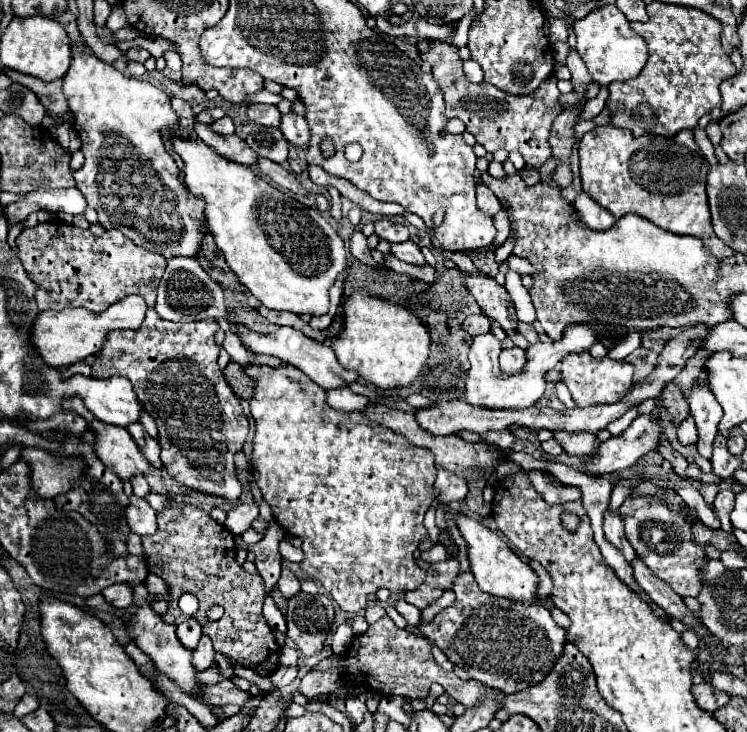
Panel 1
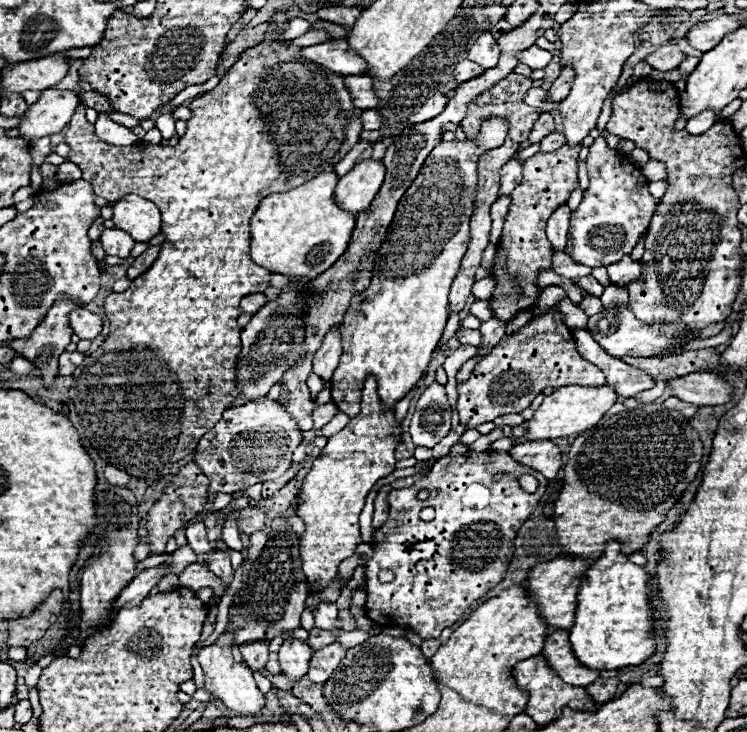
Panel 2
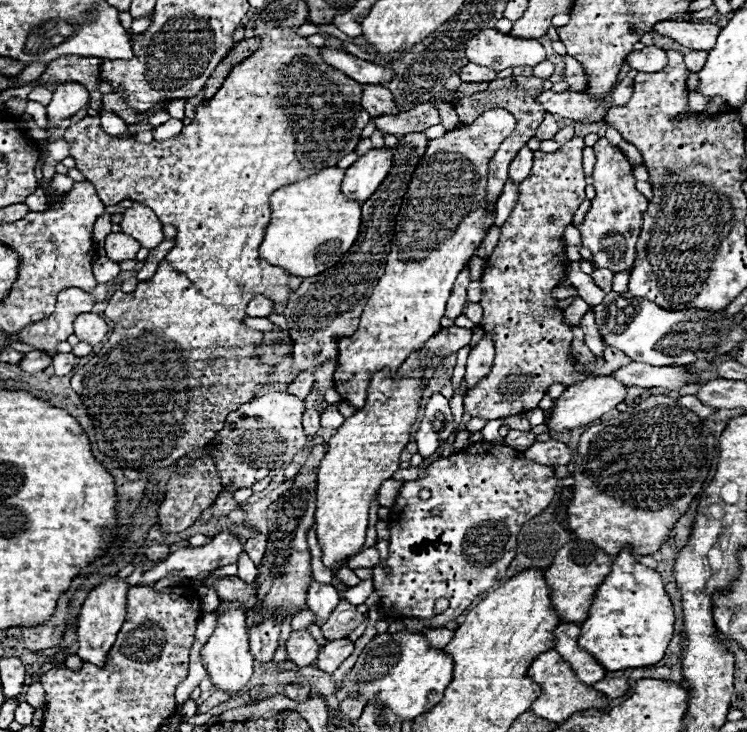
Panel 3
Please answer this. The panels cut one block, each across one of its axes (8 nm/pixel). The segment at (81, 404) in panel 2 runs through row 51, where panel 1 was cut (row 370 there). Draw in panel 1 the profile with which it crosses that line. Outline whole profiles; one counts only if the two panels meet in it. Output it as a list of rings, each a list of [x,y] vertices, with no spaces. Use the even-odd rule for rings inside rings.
[[[246,364],[244,368],[246,368],[248,376],[252,376],[256,380],[256,390],[254,390],[254,396],[250,398],[250,414],[252,414],[254,422],[256,422],[254,452],[252,452],[252,462],[254,462],[254,468],[256,468],[256,482],[258,482],[260,490],[262,490],[264,500],[272,506],[276,522],[290,536],[298,536],[302,540],[304,560],[300,562],[300,568],[304,570],[304,574],[308,578],[318,580],[324,586],[324,590],[330,592],[332,598],[338,602],[338,606],[342,610],[346,610],[346,612],[364,610],[366,604],[368,604],[368,594],[374,594],[380,588],[390,590],[390,594],[404,594],[404,592],[416,590],[424,582],[426,570],[416,564],[412,552],[426,538],[426,528],[424,528],[422,520],[424,520],[424,514],[426,514],[426,510],[430,506],[430,500],[434,498],[432,484],[436,480],[434,458],[430,456],[430,452],[410,444],[404,436],[398,436],[398,434],[390,432],[390,428],[382,428],[382,424],[374,424],[374,422],[366,420],[358,410],[356,412],[336,412],[336,410],[332,410],[324,400],[324,390],[316,382],[312,382],[302,370],[298,370],[294,366],[270,368],[270,366]]]

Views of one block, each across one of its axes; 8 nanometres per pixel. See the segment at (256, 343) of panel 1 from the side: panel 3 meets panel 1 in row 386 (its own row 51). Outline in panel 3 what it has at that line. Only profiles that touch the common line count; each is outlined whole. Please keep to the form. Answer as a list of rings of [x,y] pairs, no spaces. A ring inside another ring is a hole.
[[[322,48],[322,56],[330,66],[342,70],[344,74],[348,74],[350,78],[354,78],[360,84],[386,84],[396,78],[396,72],[392,68],[360,60],[352,54],[340,52],[340,50]]]

